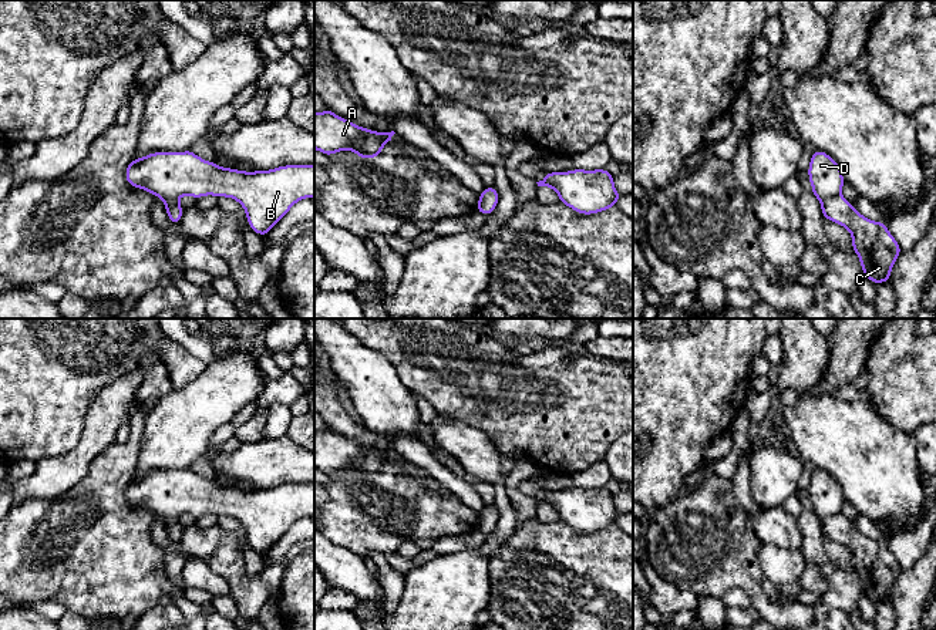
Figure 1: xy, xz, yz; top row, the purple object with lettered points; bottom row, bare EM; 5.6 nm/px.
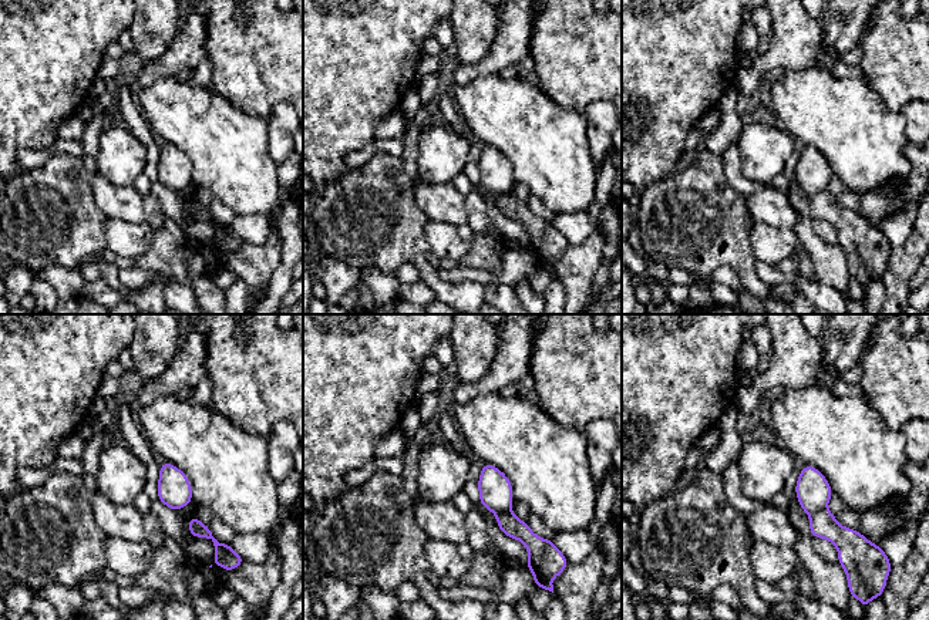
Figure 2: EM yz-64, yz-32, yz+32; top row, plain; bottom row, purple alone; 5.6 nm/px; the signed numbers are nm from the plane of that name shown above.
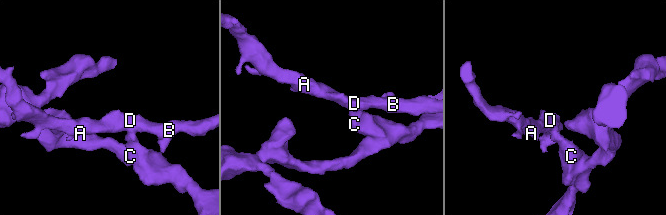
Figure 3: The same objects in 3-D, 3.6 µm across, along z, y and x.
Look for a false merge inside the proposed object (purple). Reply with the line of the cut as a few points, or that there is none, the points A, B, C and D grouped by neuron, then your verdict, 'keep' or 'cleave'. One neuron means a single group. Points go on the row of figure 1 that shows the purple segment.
yz (839, 192), (827, 196), (821, 202) | A B D / C | cleave

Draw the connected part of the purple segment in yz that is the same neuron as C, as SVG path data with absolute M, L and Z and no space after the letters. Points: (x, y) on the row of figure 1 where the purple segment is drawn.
M841 193L824 199L821 210L824 219L851 232L852 250L859 257L863 276L878 284L889 282L902 249L886 229L886 223L865 218Z

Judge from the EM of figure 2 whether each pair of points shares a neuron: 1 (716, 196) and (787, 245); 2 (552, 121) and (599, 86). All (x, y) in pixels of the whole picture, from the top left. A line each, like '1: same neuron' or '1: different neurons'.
1: different neurons
2: different neurons

